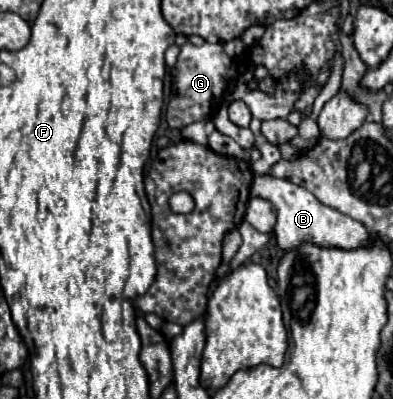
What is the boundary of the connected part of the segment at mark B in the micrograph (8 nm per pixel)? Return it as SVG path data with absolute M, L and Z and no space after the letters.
M253 173L251 197L263 197L265 201L273 203L273 207L277 211L275 235L277 235L277 243L283 251L295 249L303 241L311 241L319 247L341 247L341 249L355 249L369 241L369 231L359 221L339 213L337 209L323 205L321 201L315 199L313 193L309 193L301 185L291 183L289 179L277 179L269 173L265 173L265 175Z

